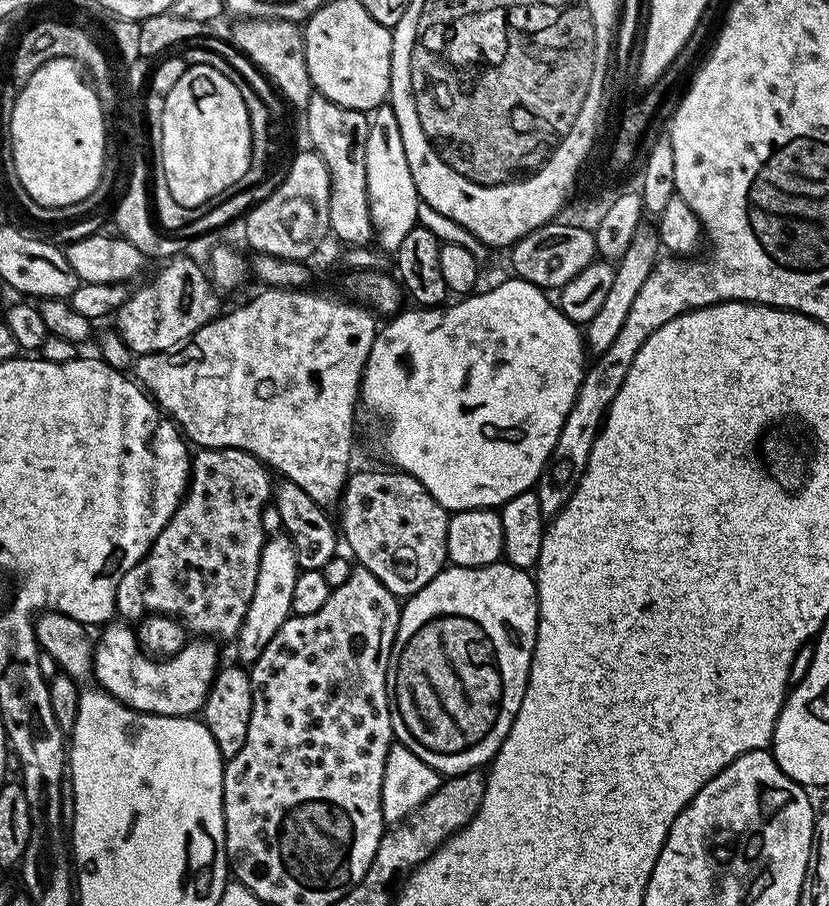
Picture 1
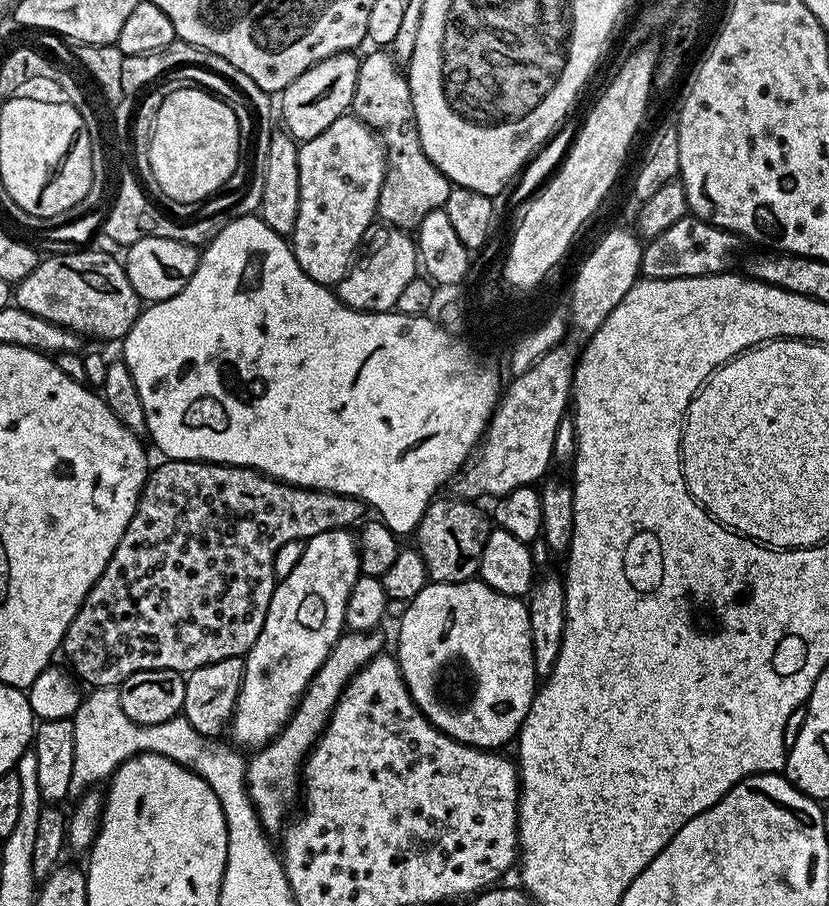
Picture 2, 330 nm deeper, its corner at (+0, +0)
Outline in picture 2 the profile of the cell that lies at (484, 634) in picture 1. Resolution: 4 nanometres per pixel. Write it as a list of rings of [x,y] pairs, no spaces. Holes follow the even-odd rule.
[[[473,578],[454,582],[453,584],[438,584],[430,582],[426,585],[413,600],[407,601],[404,617],[400,620],[400,637],[396,640],[394,655],[396,661],[400,663],[400,673],[410,690],[410,698],[422,710],[422,714],[431,724],[439,730],[445,732],[450,738],[458,742],[468,744],[472,748],[482,748],[485,750],[503,749],[503,744],[508,739],[515,737],[520,731],[522,722],[532,705],[532,698],[536,695],[538,687],[538,677],[534,666],[534,650],[530,642],[530,614],[528,613],[527,603],[519,596],[507,596],[490,586],[486,586],[483,580]]]

